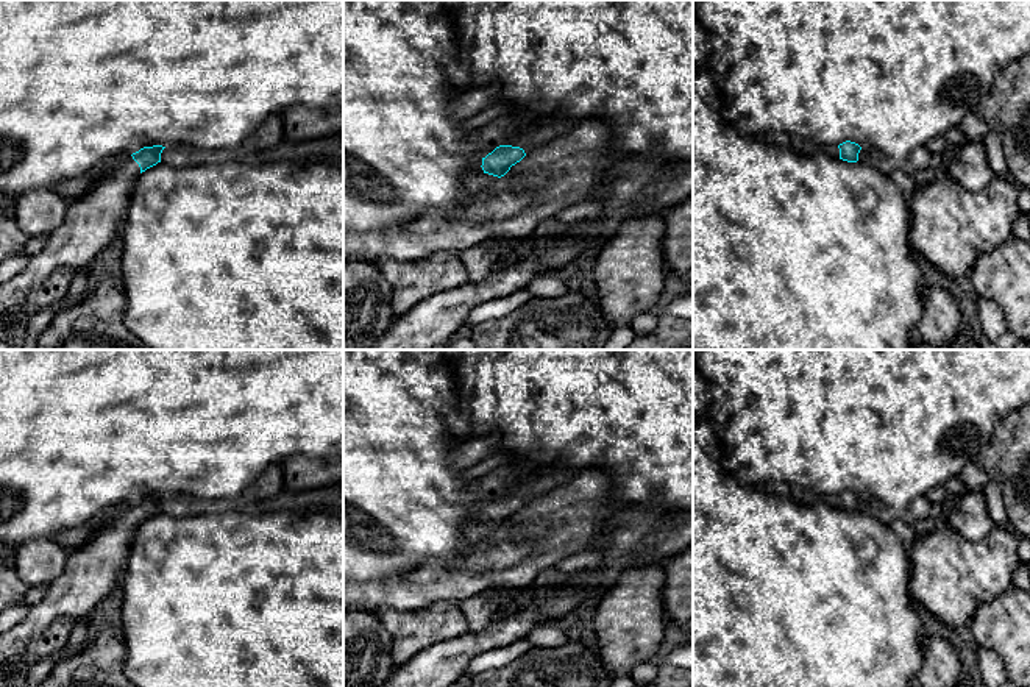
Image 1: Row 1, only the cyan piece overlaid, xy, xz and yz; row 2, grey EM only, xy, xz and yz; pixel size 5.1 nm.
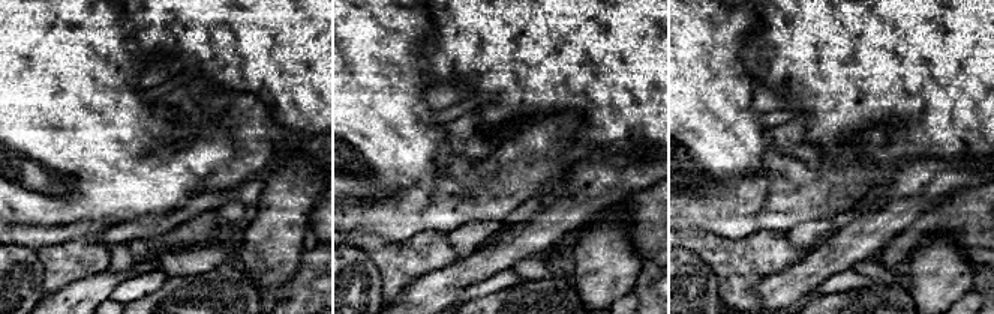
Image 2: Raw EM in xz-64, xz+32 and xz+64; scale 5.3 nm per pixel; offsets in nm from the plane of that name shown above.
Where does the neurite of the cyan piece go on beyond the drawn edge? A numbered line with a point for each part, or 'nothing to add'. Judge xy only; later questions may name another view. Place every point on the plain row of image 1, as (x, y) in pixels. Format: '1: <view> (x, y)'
1: xy (91, 573)

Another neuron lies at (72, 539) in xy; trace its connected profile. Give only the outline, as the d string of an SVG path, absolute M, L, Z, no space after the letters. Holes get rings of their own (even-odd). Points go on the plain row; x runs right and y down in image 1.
M108 509L105 512L97 514L84 526L62 531L50 539L61 545L66 550L66 553L80 550L84 545L91 543L94 537L97 537L100 528L112 517L112 514L114 509Z

